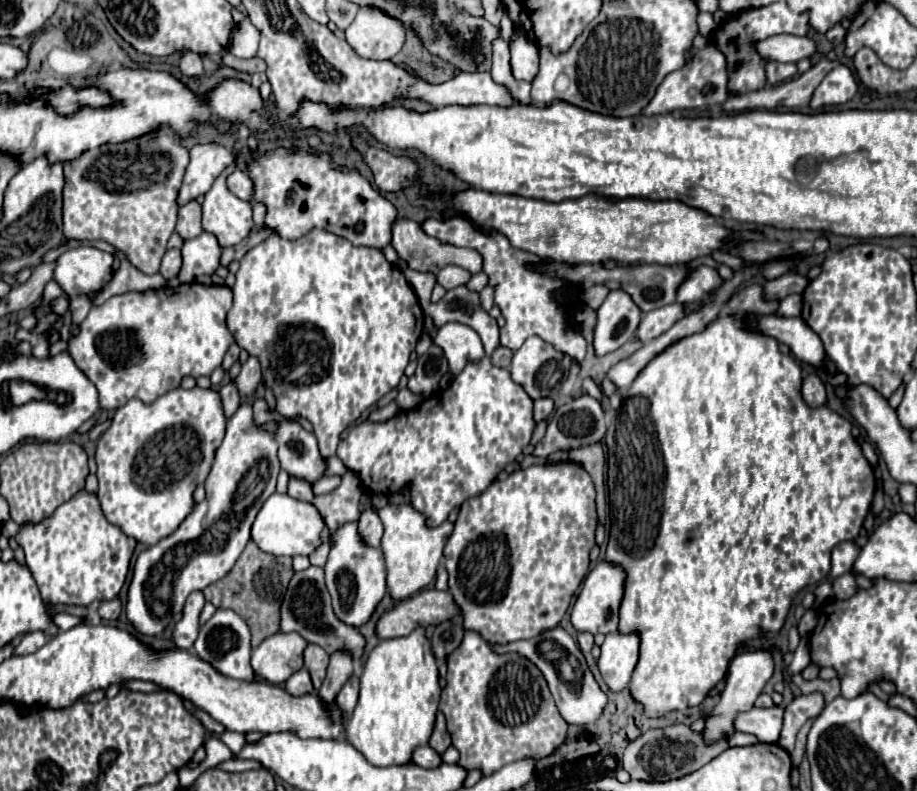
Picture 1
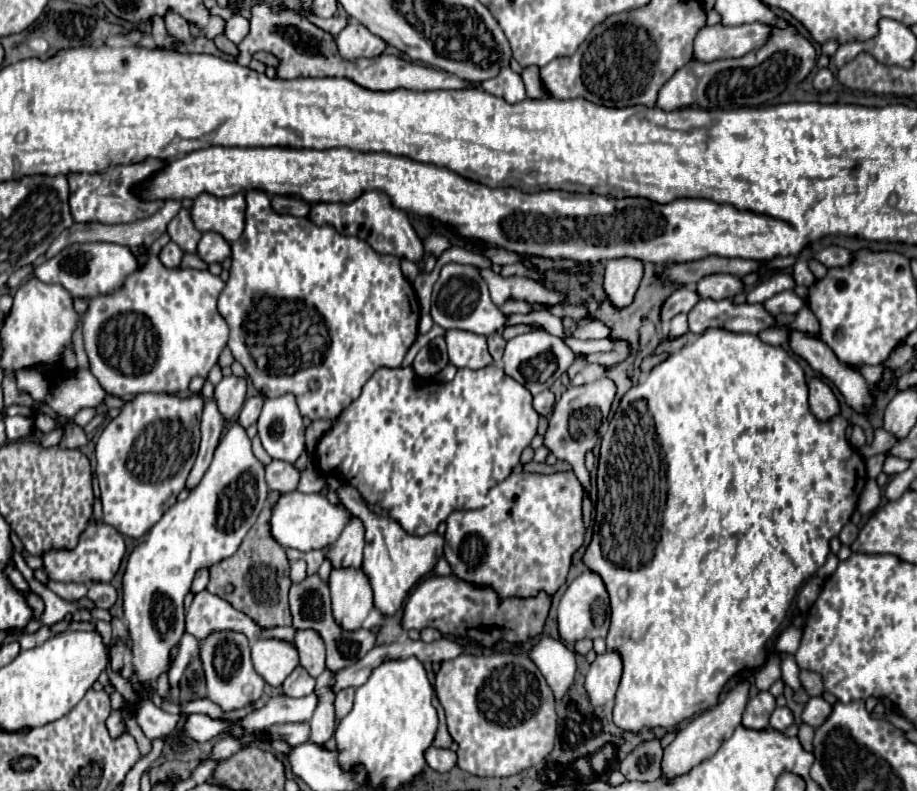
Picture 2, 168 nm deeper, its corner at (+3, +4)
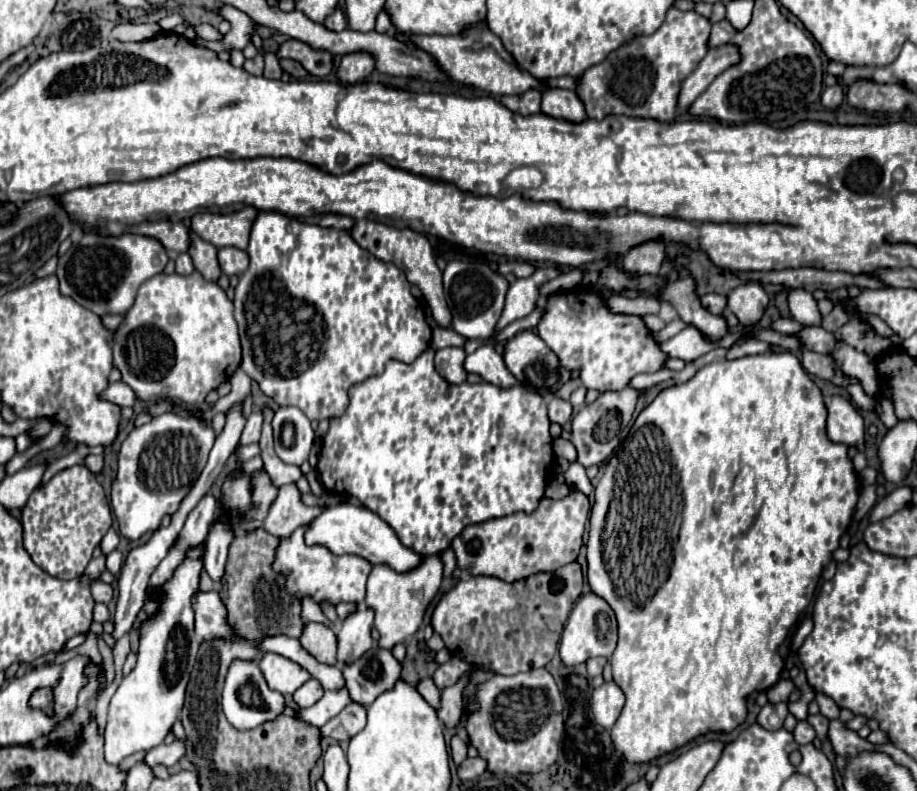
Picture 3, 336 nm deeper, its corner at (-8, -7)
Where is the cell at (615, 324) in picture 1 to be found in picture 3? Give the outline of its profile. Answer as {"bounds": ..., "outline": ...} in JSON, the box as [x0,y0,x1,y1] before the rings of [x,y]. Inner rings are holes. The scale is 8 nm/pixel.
{"bounds":[623,240,665,274],"outline":[[[649,240],[625,254],[623,268],[633,274],[659,274],[661,262],[665,258],[663,240]]]}

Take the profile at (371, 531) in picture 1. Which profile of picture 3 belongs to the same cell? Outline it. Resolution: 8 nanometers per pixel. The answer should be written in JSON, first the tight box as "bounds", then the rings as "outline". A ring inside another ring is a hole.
{"bounds":[271,526,373,606],"outline":[[[299,526],[289,538],[279,538],[279,546],[275,550],[275,560],[271,568],[285,578],[285,590],[297,600],[313,598],[317,604],[331,602],[333,606],[337,606],[339,602],[355,602],[355,604],[363,602],[365,582],[373,568],[371,562],[353,554],[337,556],[327,546],[321,544],[307,546],[303,538],[305,530],[307,526]]]}

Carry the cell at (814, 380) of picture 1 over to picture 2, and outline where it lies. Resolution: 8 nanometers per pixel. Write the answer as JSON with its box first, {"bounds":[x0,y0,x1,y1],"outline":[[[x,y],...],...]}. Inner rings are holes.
{"bounds":[808,377,840,421],"outline":[[[814,377],[808,383],[808,391],[810,391],[810,409],[820,421],[826,421],[840,411],[840,405],[838,405],[832,389],[822,379]]]}

